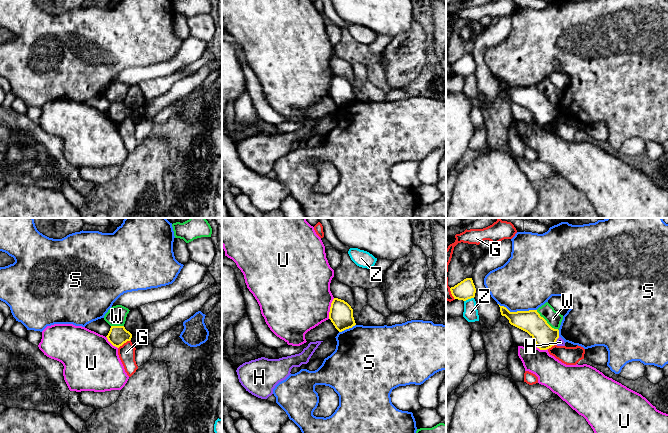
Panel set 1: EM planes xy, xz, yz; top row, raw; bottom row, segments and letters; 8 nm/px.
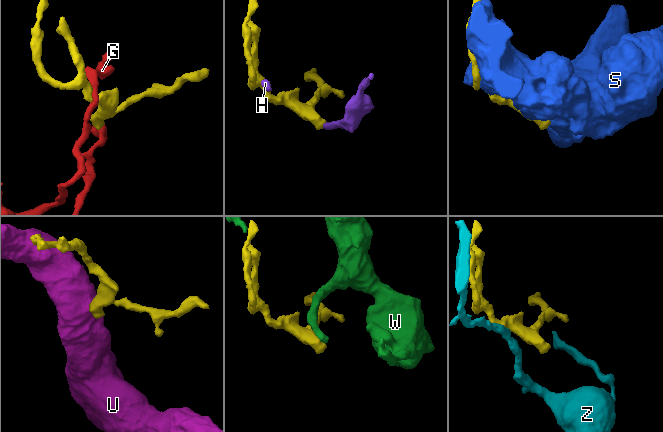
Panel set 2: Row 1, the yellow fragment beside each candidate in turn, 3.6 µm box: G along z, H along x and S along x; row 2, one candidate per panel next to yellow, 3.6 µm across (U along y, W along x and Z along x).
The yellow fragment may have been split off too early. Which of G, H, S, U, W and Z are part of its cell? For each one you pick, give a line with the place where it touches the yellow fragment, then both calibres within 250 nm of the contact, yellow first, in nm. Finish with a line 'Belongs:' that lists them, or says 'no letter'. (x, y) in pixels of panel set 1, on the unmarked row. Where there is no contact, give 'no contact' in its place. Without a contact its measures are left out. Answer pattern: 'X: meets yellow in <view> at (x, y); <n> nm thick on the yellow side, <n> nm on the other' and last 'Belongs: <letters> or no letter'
Belongs: no letter

